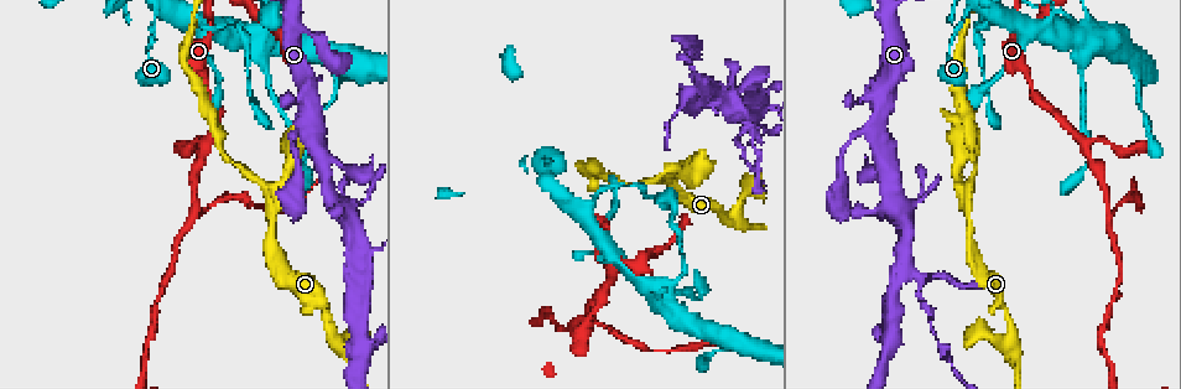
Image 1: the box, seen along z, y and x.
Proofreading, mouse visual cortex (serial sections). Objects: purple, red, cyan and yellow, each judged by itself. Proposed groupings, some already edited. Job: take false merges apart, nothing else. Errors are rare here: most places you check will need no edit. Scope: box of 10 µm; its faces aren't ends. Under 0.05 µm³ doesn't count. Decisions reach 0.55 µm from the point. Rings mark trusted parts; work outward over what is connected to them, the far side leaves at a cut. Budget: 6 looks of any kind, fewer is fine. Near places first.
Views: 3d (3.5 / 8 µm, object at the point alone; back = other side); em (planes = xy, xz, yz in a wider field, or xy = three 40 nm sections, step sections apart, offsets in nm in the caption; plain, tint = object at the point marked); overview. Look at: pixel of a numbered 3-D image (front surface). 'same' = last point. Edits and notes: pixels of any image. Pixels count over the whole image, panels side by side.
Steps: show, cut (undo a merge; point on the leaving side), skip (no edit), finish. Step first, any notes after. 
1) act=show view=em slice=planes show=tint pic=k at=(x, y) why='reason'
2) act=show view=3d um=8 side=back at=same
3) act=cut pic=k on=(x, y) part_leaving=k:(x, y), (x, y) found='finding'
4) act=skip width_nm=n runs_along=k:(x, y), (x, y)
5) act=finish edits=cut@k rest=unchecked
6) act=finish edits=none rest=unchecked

act=show view=3d um=8 pic=1 at=(356, 265) why='sharp bend'

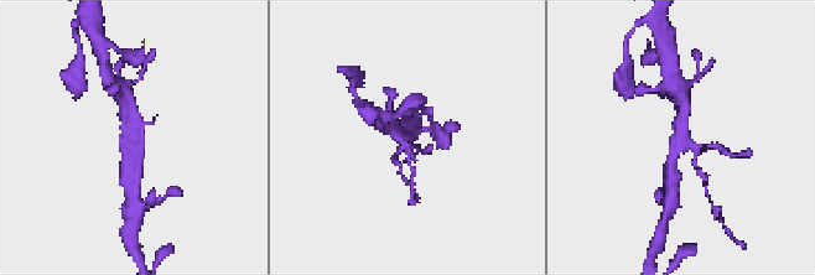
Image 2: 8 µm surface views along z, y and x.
act=show view=em slice=xy step=1 show=tint at=same why='need the tissue'

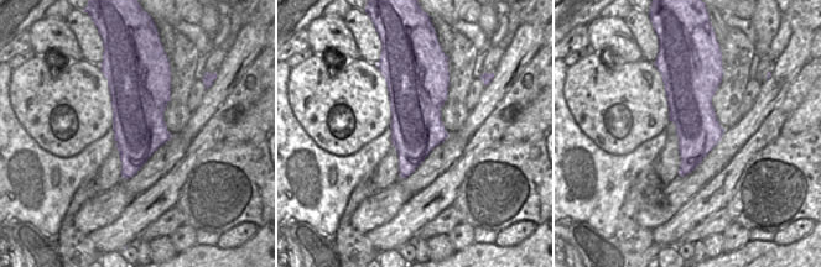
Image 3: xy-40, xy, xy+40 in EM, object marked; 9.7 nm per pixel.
act=skip runs_along=2:(686, 104), (685, 140), (671, 171) found='all the same cell'

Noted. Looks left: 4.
act=show view=3d um=3.5 pic=1 at=(199, 208) why='abrupt turn'

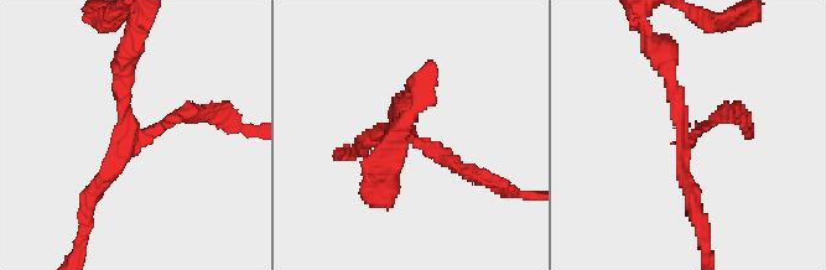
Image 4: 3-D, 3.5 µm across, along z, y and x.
act=show view=em slice=xy step=5 show=tint pic=4 at=(681, 135) arms=3 arm_widths_nm=150,200,200 why='need the tissue'

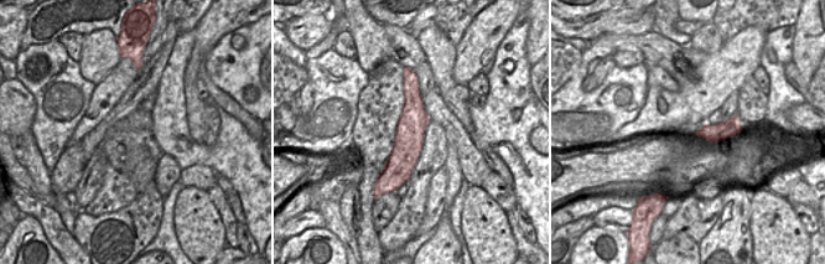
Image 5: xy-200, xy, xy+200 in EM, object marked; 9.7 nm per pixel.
act=cut pic=4 on=(175, 118) width_nm=280 part_leaving=4:(139, 136), (188, 110), (238, 125) found='a second cell is stuck on'

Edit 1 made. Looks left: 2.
act=finish edits=cut@4 rest=unchecked

